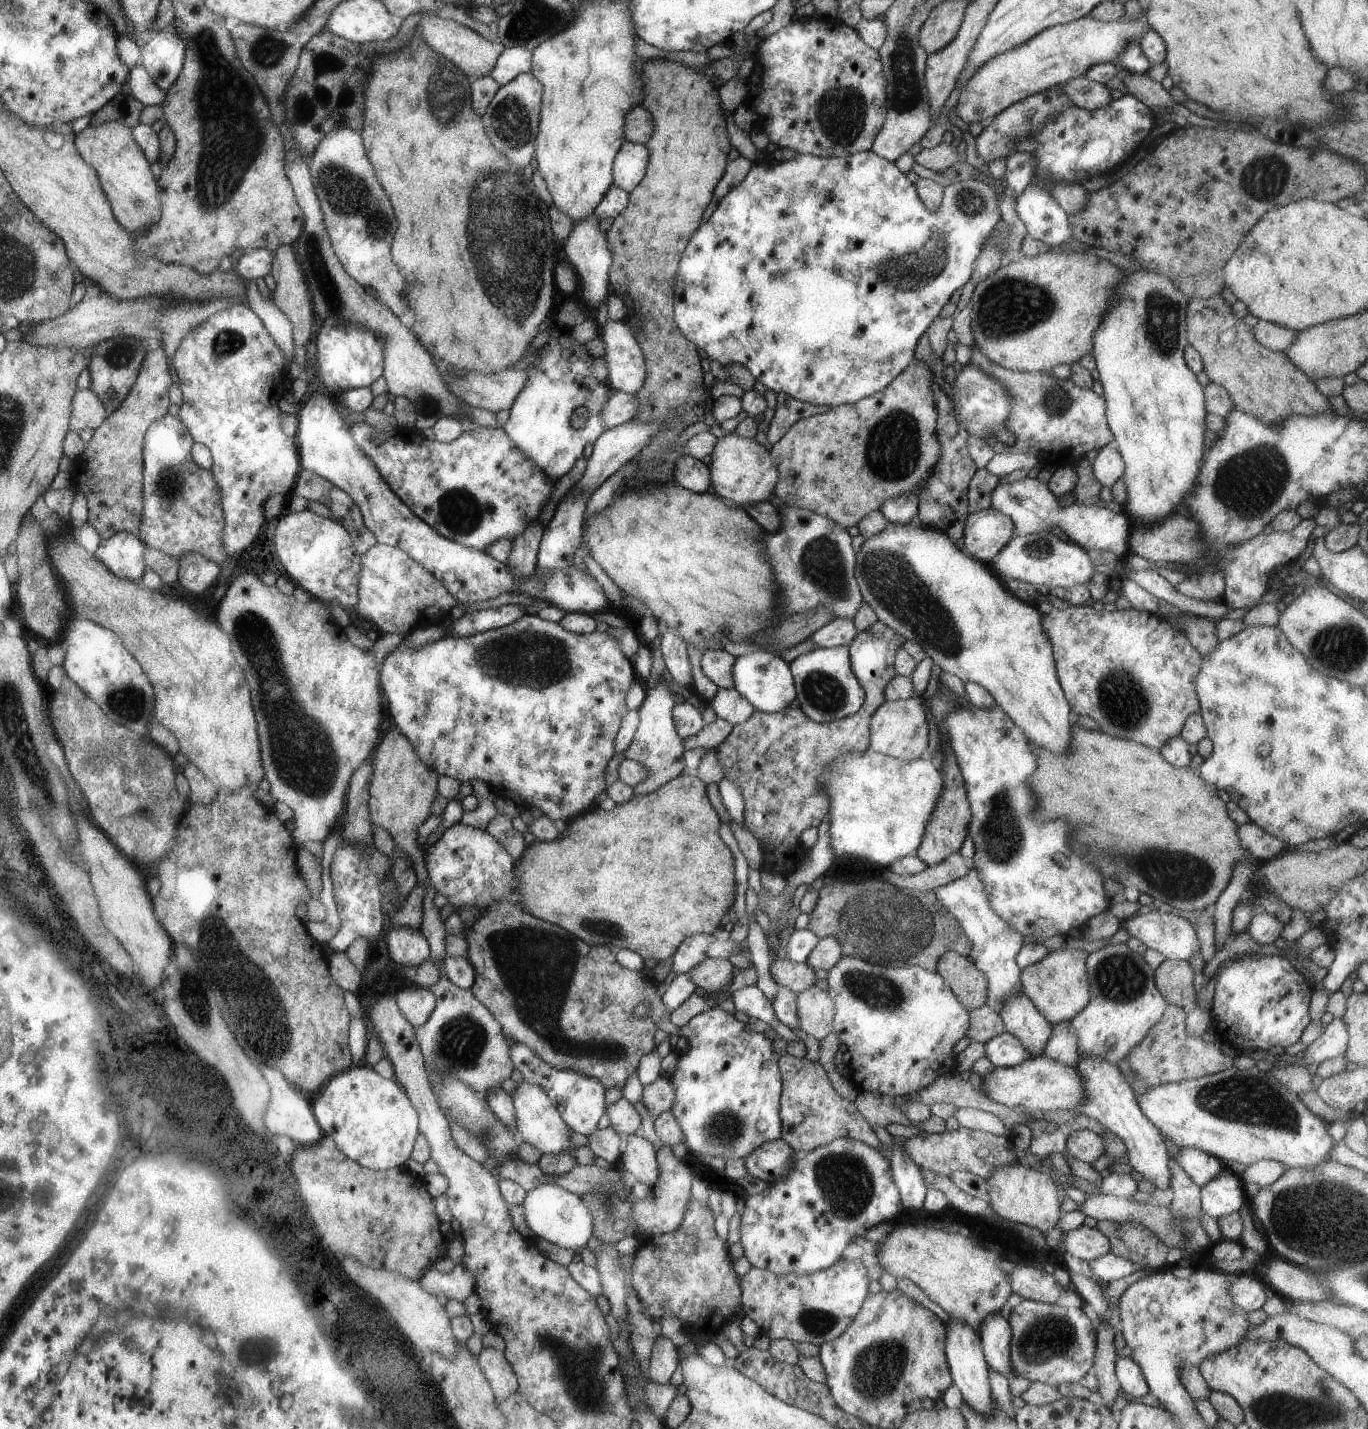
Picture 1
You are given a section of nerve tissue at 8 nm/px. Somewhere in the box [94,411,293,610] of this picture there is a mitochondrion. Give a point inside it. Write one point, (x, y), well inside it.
(168, 484)

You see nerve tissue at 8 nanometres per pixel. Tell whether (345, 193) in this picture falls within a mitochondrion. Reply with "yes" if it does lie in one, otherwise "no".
yes

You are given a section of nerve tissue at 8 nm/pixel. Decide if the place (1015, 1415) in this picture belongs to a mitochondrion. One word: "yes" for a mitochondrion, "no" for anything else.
no

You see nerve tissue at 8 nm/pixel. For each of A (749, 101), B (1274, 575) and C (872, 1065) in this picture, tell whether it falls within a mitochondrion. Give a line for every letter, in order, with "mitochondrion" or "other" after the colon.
A: other
B: other
C: other

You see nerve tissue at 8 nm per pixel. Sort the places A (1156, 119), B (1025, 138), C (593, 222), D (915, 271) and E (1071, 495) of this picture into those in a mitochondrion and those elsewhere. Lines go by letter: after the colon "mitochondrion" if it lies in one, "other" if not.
A: other
B: other
C: other
D: mitochondrion
E: other

